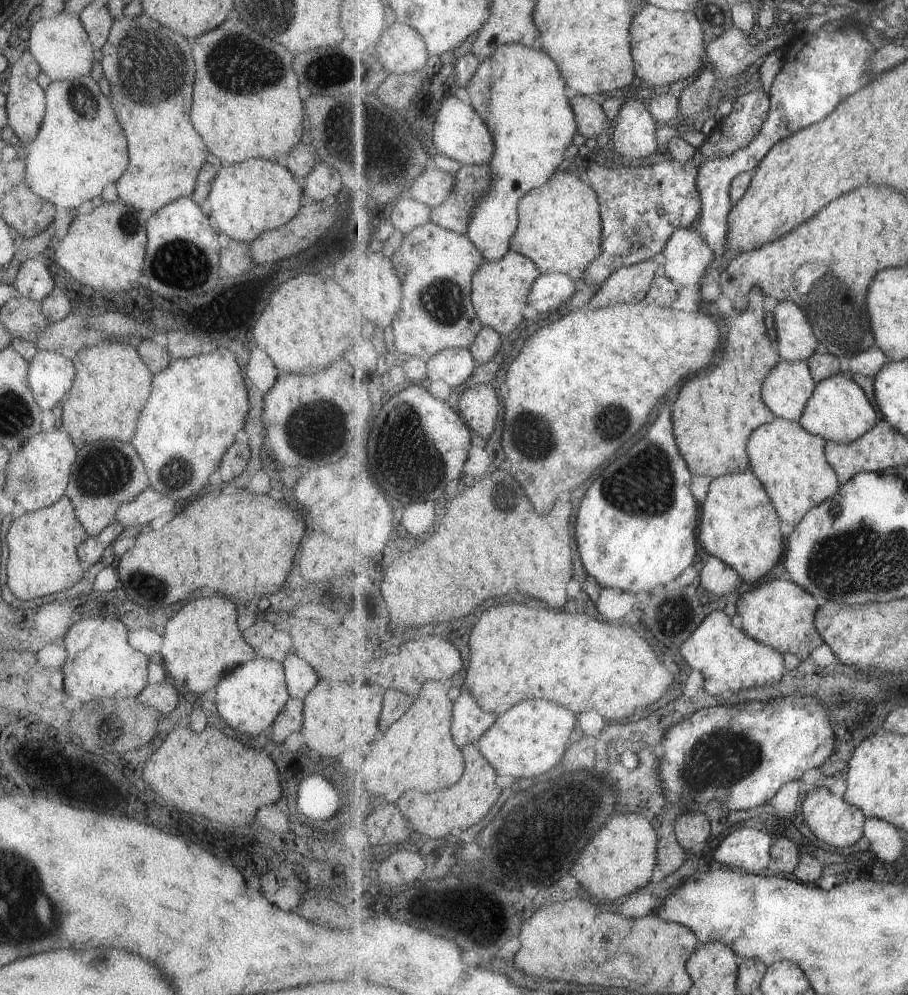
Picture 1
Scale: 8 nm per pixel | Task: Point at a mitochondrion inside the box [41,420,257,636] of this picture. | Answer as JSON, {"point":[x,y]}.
{"point":[106,466]}

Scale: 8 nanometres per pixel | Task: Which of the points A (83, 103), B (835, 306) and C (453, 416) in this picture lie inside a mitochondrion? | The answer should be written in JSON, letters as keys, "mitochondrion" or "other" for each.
{"A":"mitochondrion","B":"mitochondrion","C":"other"}

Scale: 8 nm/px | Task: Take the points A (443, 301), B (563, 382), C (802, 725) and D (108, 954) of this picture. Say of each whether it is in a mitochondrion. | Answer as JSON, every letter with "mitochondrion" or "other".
{"A":"mitochondrion","B":"other","C":"other","D":"other"}

